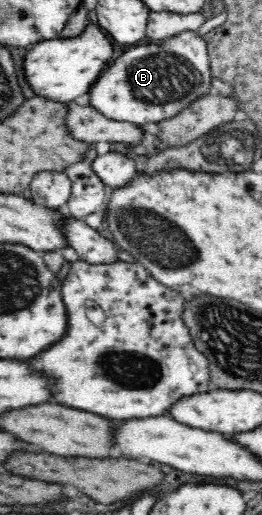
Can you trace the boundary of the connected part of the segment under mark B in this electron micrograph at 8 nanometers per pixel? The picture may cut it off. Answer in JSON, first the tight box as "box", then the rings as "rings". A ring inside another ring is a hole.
{"box":[90,30,217,128],"rings":[[[185,30],[161,42],[148,42],[123,48],[120,58],[111,62],[91,89],[90,105],[98,108],[104,116],[118,122],[140,125],[152,128],[154,124],[165,122],[182,113],[190,104],[203,97],[214,95],[217,90],[212,87],[213,75],[211,72],[210,54],[206,36],[198,34],[197,30]]]}

